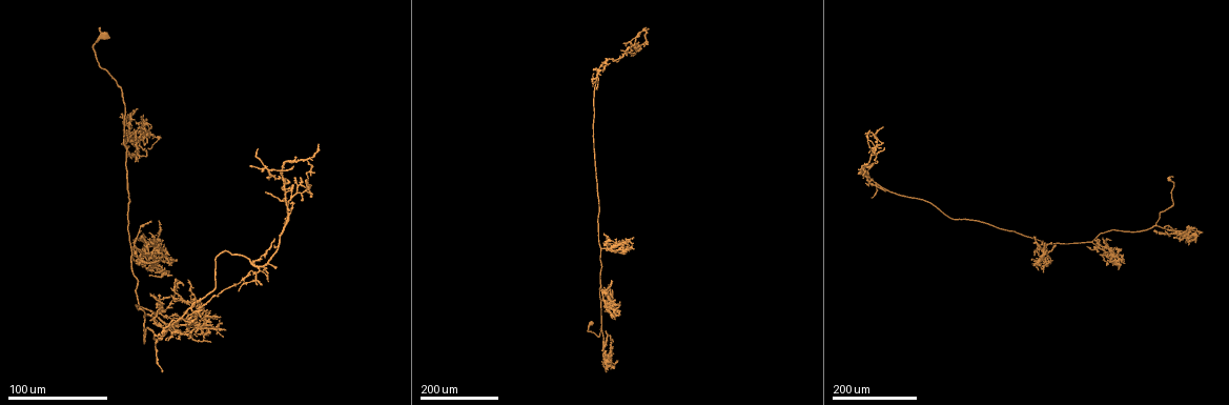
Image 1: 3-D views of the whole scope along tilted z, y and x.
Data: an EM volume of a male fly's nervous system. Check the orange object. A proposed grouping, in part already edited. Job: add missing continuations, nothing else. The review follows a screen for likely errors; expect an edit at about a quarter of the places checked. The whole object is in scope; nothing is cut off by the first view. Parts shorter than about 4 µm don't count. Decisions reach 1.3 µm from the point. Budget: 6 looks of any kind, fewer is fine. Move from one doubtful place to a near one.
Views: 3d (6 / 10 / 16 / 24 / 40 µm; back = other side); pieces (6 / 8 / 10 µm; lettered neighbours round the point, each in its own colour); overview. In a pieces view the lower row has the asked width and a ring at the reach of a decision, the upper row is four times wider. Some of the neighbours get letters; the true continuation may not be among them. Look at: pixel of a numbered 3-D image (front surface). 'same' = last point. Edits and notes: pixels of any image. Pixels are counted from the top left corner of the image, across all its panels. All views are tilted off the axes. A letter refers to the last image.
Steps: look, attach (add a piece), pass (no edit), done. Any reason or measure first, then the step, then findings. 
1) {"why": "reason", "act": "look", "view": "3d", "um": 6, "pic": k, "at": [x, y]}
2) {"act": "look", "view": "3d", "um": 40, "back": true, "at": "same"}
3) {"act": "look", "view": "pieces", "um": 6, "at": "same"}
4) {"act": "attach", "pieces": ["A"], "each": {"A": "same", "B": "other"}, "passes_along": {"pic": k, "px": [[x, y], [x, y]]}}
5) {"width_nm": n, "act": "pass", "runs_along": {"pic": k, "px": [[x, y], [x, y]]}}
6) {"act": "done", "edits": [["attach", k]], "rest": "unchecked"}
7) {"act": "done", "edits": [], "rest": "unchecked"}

{"why": "free end", "act": "look", "view": "3d", "um": 24, "pic": 1, "at": [647, 32]}

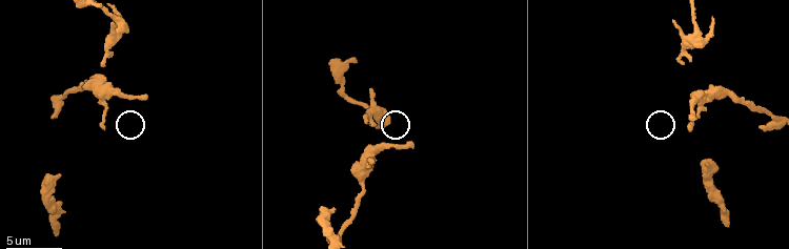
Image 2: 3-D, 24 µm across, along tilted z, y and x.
{"act": "look", "view": "pieces", "um": 6, "pic": 2, "at": [365, 119]}

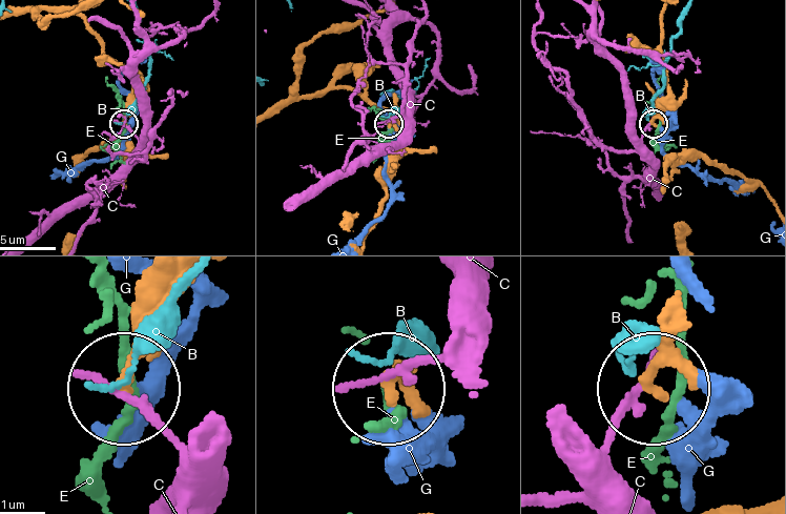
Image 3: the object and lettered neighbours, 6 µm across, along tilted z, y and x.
{"act": "pass", "each": {"B": "other", "C": "other", "E": "other", "G": "other"}, "found": "none of them fits"}

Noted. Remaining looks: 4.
{"why": "free end", "act": "look", "view": "3d", "um": 24, "pic": 1, "at": [641, 33]}

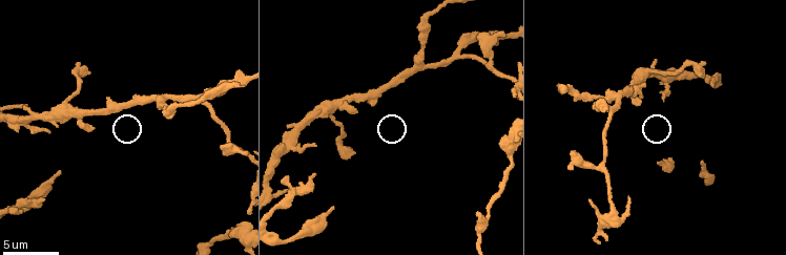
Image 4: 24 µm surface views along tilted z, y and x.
{"why": "see the neighbours", "act": "look", "view": "pieces", "um": 10, "pic": 4, "at": [639, 102]}

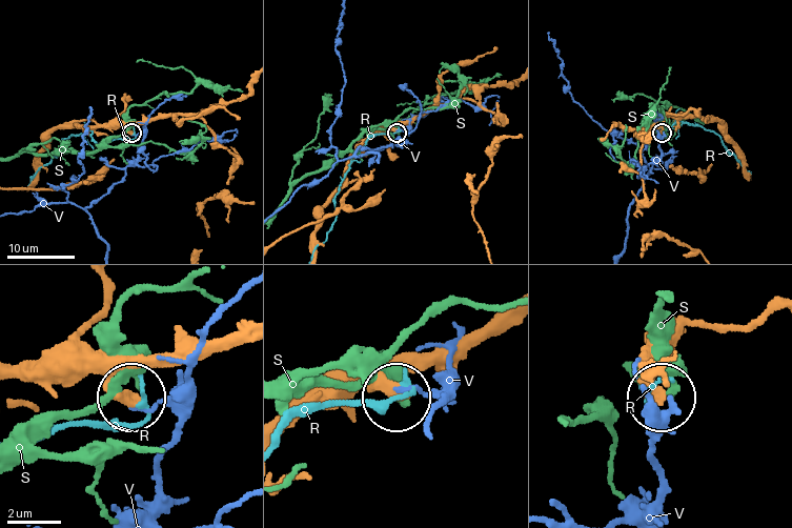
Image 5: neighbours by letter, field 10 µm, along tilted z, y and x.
{"act": "pass", "each": {"R": "other", "S": "other", "V": "other"}, "runs_along": {"pic": 5, "px": [[18, 366], [87, 368], [126, 394]]}, "found": "none of them fits"}

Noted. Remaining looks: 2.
{"why": "branch stops here", "act": "look", "view": "3d", "um": 24, "pic": 1, "at": [875, 151]}

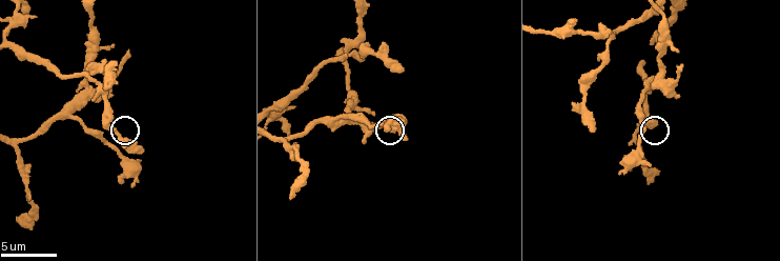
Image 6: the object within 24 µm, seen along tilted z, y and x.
{"act": "look", "view": "pieces", "um": 8, "pic": 6, "at": [683, 65]}

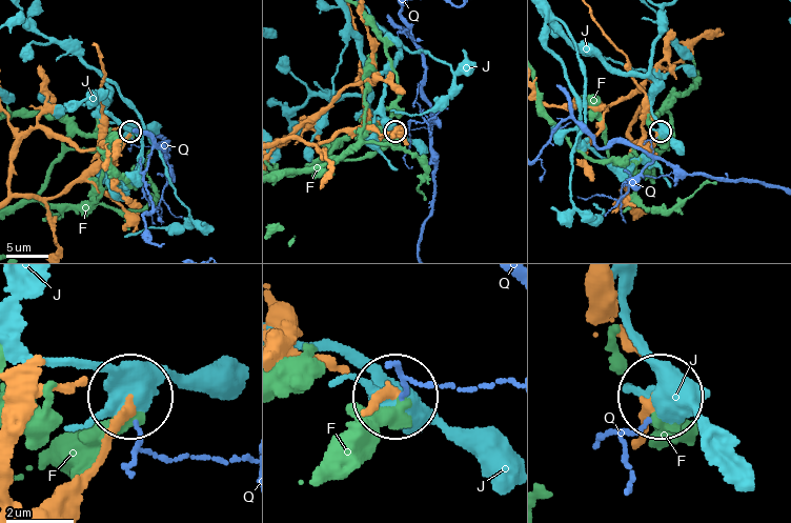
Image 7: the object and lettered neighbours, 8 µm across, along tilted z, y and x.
{"act": "pass", "each": {"F": "other", "J": "other", "Q": "other"}, "runs_along": {"pic": 7, "px": [[68, 503], [129, 401]]}, "found": "no lettered piece goes on from it"}

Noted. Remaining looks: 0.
{"act": "done", "edits": [], "rest": "unchecked"}

